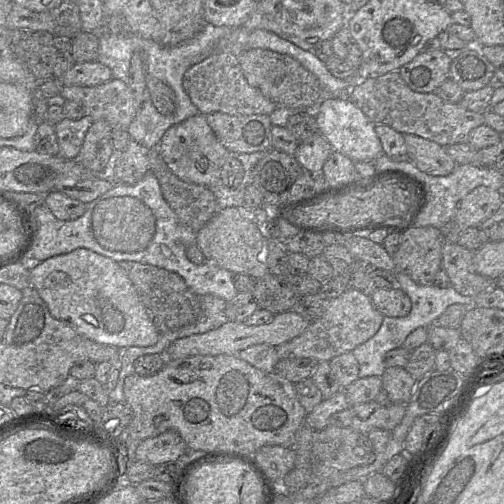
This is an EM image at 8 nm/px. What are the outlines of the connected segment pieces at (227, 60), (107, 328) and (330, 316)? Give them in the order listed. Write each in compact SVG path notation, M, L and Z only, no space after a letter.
M229 52L213 53L191 66L184 75L183 87L199 113L204 115L221 112L230 115L270 116L277 108L277 104L248 83L238 56Z
M78 248L66 254L30 264L30 285L46 303L50 314L67 322L74 330L99 344L126 349L133 346L150 347L157 343L159 332L150 319L136 289L119 262L90 249Z
M350 288L341 296L330 299L324 314L309 323L305 331L294 339L275 347L279 360L306 358L330 362L344 353L352 353L359 345L371 339L380 329L384 316L373 305L369 295Z

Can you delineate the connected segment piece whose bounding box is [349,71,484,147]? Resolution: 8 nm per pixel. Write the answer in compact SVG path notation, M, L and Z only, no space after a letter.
M398 71L369 76L350 89L349 99L375 124L386 125L401 134L413 134L443 147L469 143L470 132L484 124L484 112L473 112L460 103L441 99L434 92L412 90Z

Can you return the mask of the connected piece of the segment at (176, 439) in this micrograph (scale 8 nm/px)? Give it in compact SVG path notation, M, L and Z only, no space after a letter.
M168 430L137 444L134 449L134 459L156 466L175 463L187 451L188 447L181 436L176 431Z

